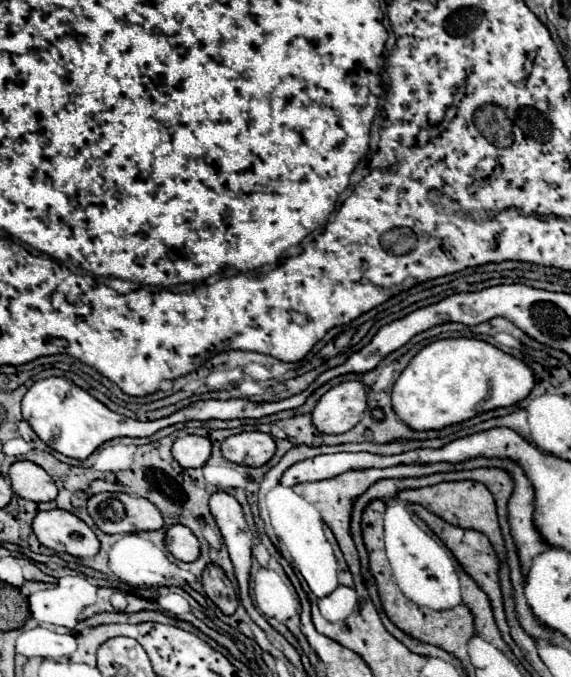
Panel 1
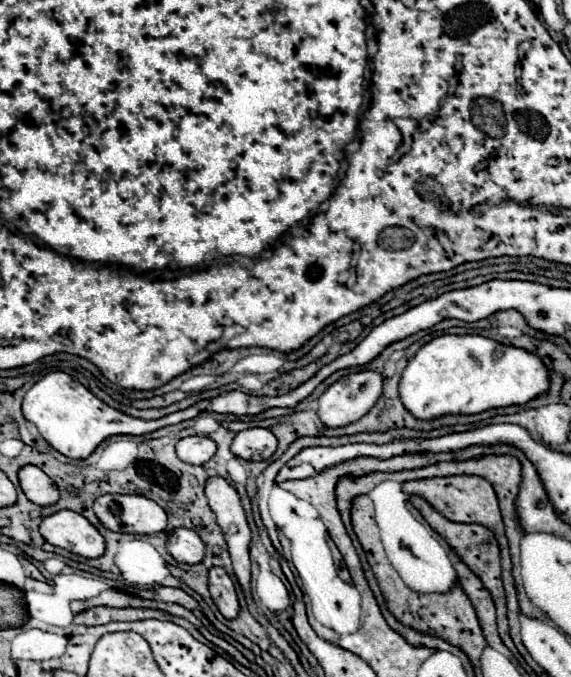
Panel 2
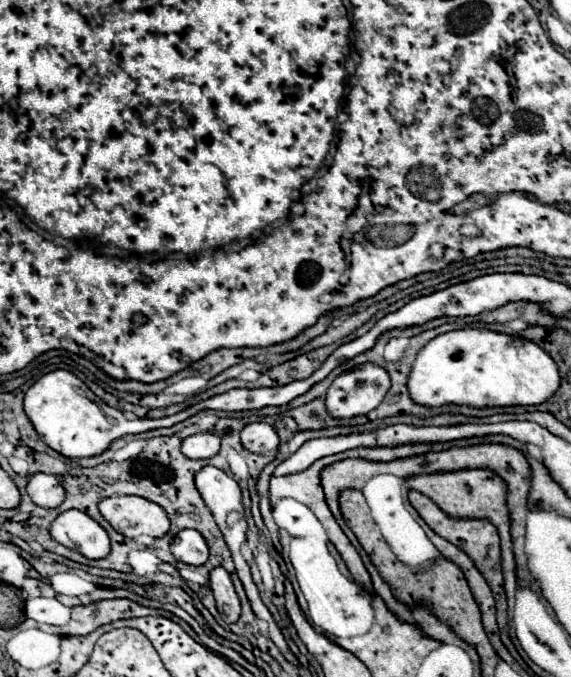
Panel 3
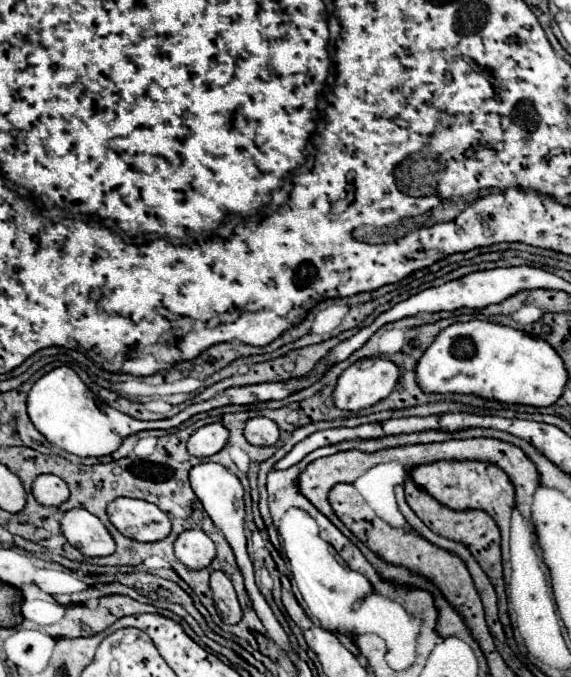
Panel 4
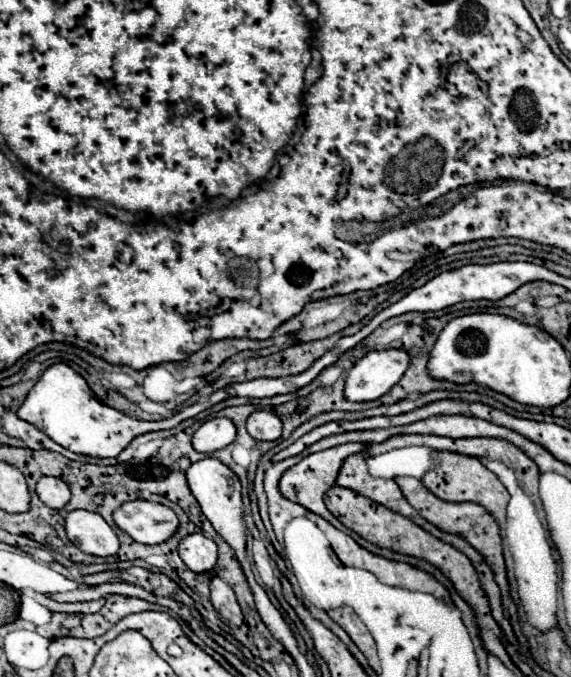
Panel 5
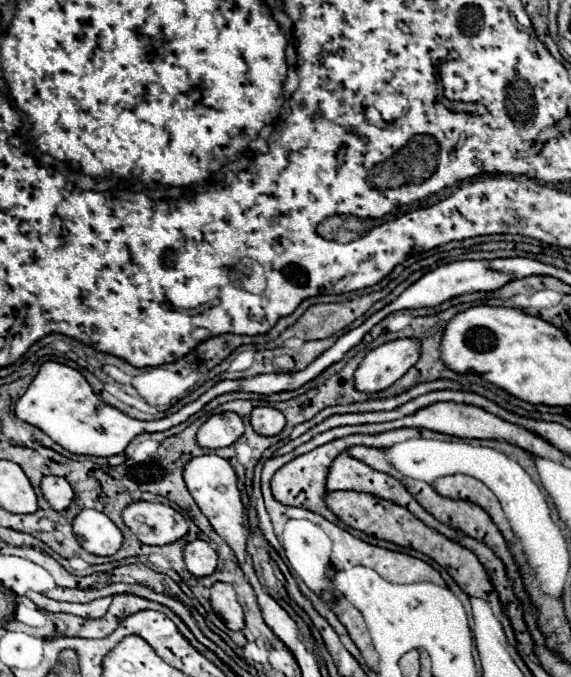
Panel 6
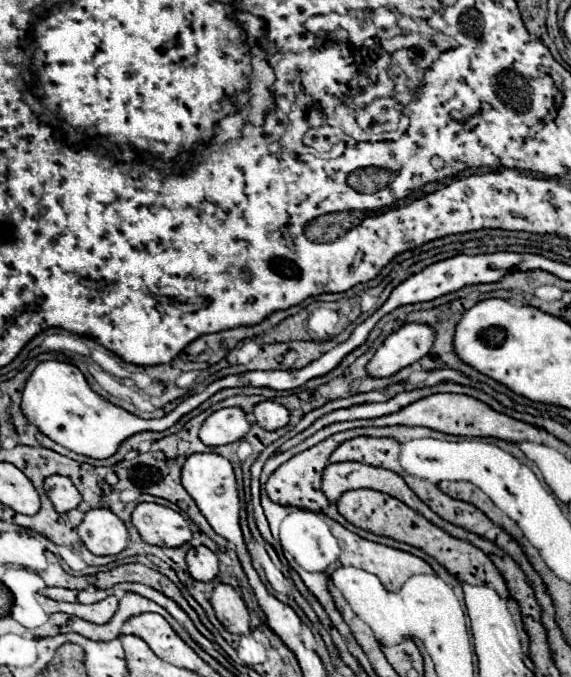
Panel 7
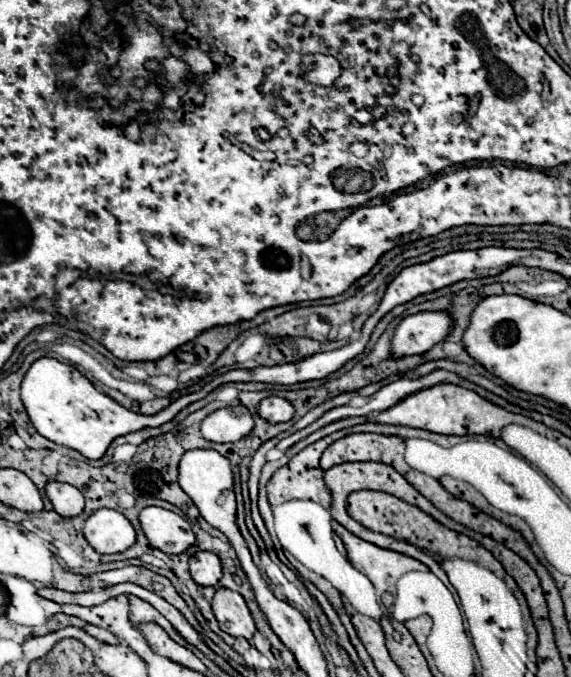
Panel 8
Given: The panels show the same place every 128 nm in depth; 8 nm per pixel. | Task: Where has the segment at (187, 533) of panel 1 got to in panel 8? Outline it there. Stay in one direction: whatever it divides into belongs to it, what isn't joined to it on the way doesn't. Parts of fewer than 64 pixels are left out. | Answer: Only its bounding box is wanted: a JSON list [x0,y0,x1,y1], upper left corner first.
[190,552,222,586]

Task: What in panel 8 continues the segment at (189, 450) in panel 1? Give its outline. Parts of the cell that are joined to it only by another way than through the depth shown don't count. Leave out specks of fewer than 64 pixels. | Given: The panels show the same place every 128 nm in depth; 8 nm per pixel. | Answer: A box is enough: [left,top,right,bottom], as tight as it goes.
[202,406,254,442]

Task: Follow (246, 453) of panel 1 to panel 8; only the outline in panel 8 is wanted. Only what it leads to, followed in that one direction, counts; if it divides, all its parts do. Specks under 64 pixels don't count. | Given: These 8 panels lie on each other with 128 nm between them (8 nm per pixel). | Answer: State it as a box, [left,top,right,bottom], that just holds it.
[258,396,294,424]

